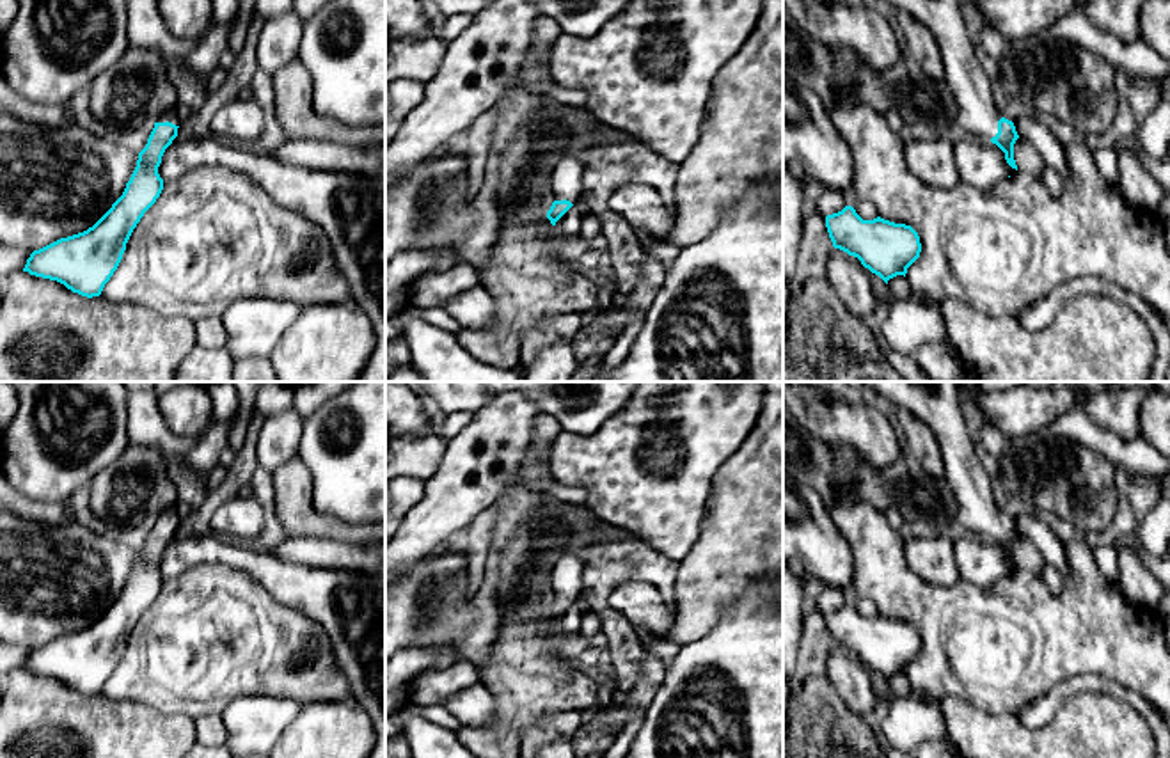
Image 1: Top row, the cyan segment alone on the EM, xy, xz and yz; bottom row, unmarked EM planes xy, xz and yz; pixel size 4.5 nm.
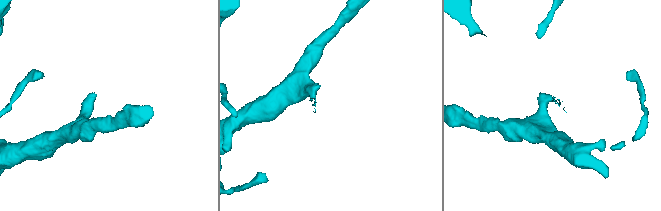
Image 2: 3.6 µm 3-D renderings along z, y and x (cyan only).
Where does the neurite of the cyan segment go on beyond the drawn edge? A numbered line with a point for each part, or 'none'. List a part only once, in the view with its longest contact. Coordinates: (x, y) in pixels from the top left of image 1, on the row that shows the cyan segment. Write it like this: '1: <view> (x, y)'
1: yz (977, 114)

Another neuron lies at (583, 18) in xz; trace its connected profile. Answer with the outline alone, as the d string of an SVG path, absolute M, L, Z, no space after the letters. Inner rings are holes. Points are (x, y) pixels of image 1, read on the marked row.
M529 0L554 20L565 36L588 39L620 14L630 0Z

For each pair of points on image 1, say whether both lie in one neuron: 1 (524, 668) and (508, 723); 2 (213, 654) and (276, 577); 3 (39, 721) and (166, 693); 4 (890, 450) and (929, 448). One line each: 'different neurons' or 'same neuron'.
1: same neuron
2: different neurons
3: different neurons
4: different neurons

